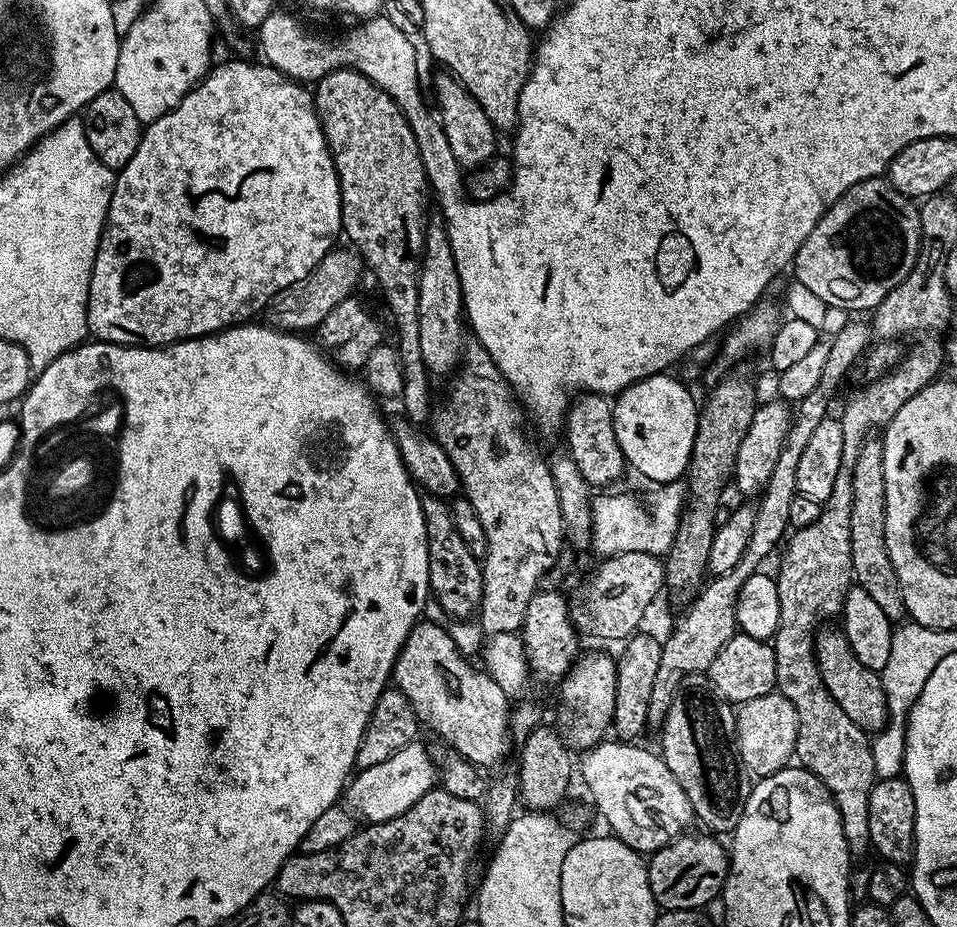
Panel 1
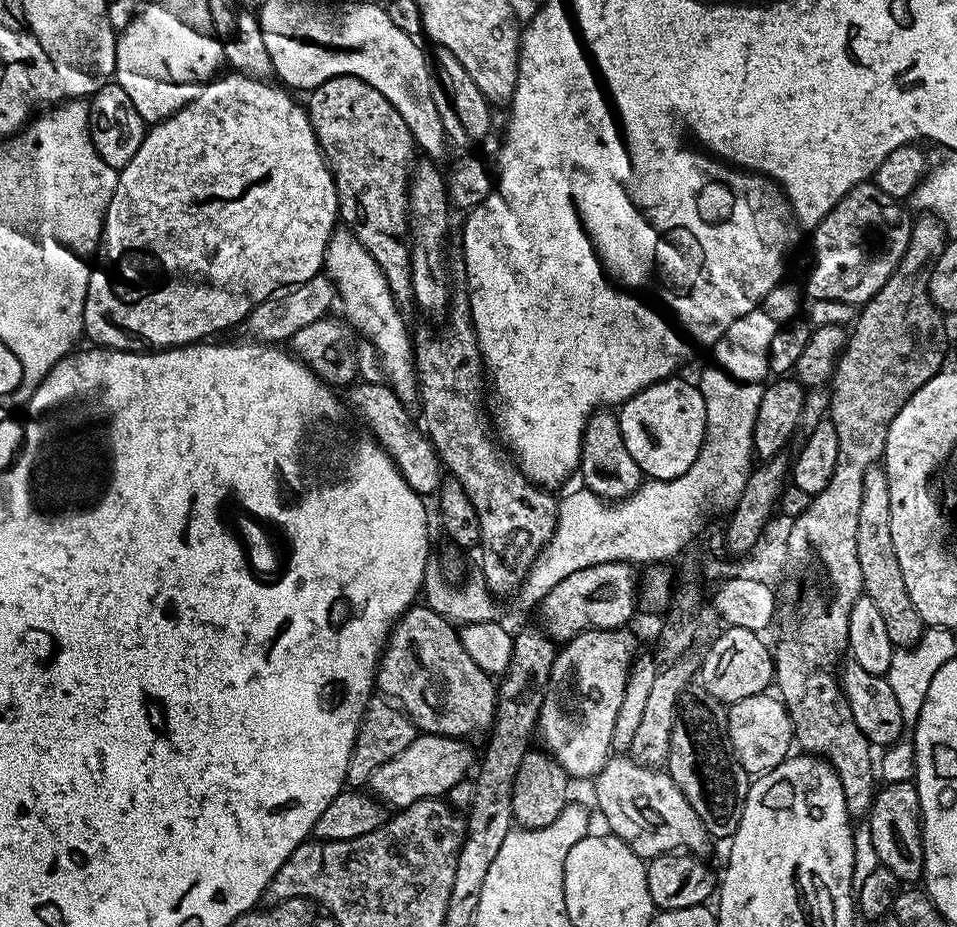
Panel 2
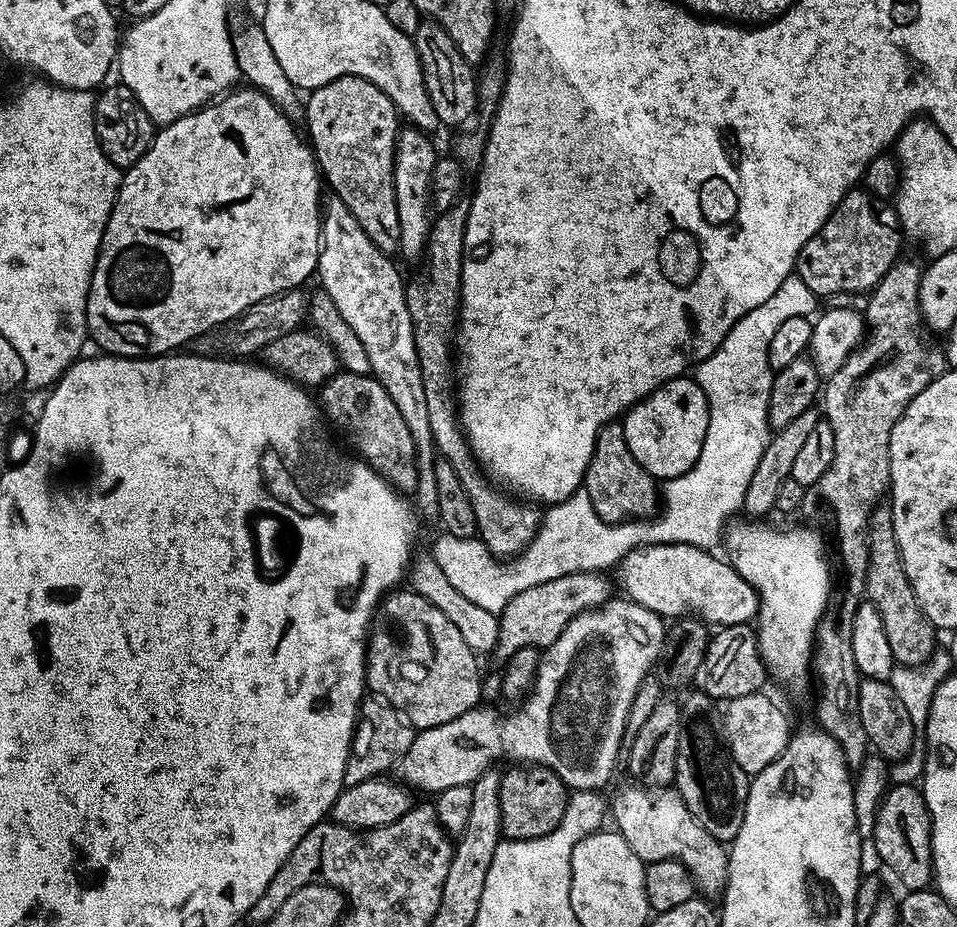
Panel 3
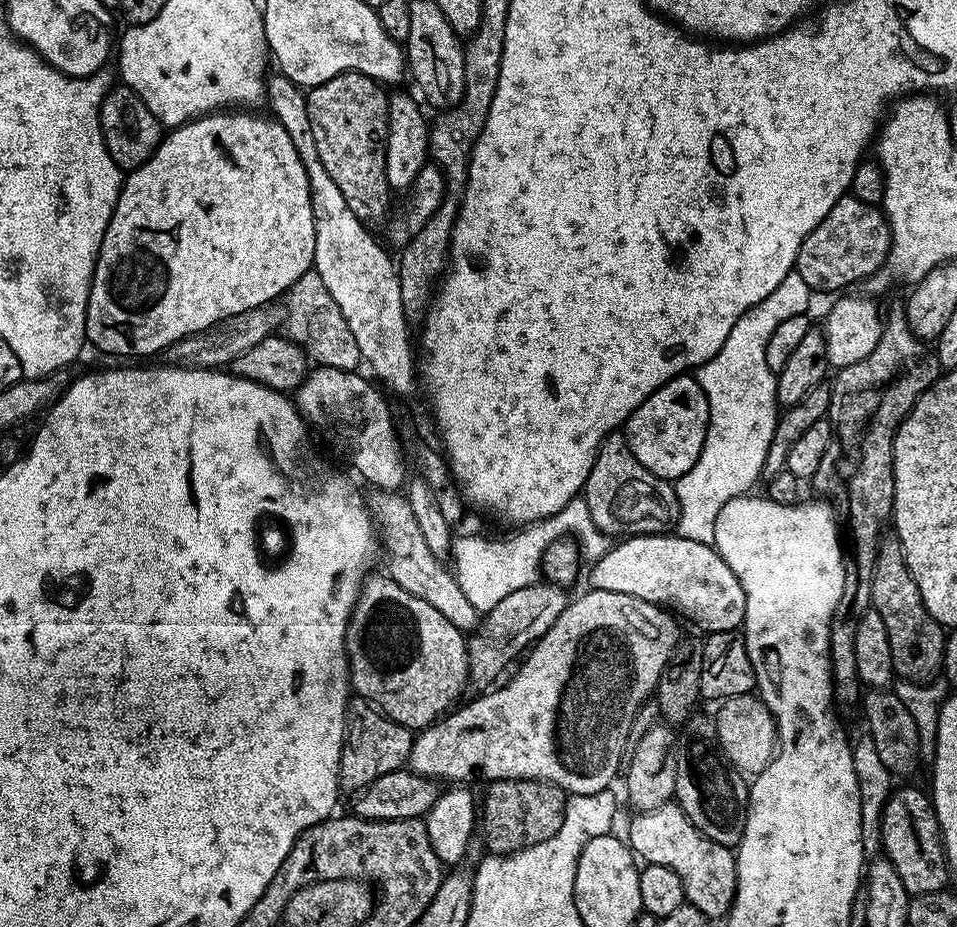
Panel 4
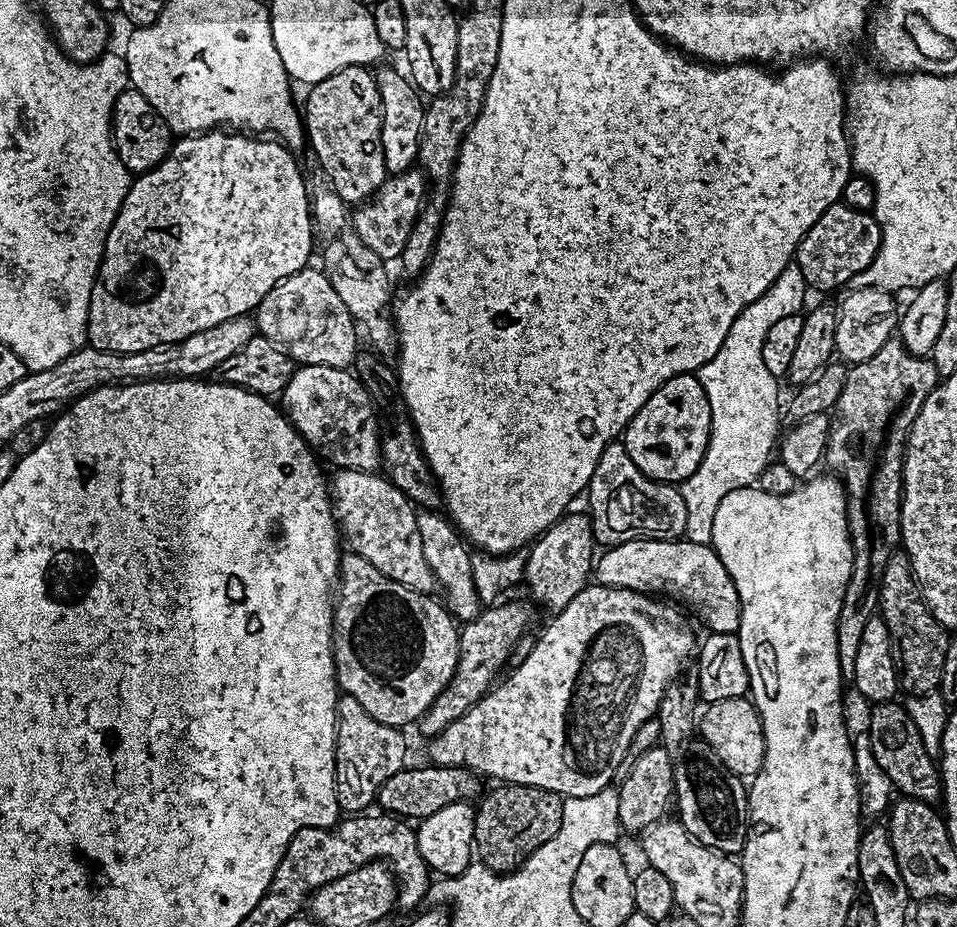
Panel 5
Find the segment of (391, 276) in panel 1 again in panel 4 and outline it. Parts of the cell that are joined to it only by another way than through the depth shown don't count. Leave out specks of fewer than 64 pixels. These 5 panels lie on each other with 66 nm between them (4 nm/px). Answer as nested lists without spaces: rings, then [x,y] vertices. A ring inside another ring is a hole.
[[[343,72],[311,89],[307,98],[310,130],[314,130],[314,146],[318,146],[318,158],[322,158],[326,174],[334,178],[350,210],[358,214],[363,224],[383,225],[389,215],[390,197],[386,182],[388,96],[385,89],[366,74]]]

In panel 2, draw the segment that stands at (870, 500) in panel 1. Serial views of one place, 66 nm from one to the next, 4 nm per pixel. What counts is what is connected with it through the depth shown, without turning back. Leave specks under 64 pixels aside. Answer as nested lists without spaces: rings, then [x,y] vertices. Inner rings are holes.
[[[880,466],[869,470],[862,486],[862,506],[858,509],[858,563],[862,570],[863,595],[868,596],[874,606],[878,606],[886,622],[886,634],[890,634],[890,642],[897,649],[909,648],[918,643],[926,625],[918,610],[914,610],[914,602],[910,602],[906,581],[902,578],[902,566],[898,566],[898,554],[894,554],[894,538],[890,538],[890,482]]]

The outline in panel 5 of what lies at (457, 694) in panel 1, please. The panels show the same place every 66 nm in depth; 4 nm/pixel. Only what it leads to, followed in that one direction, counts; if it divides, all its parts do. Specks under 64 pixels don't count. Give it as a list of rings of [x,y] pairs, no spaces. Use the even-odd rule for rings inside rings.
[[[348,554],[340,561],[340,574],[338,577],[338,595],[334,600],[332,613],[332,649],[334,650],[334,662],[336,663],[336,683],[343,695],[352,696],[370,714],[370,718],[378,718],[386,726],[394,726],[403,729],[404,724],[415,725],[430,710],[434,698],[442,694],[442,690],[450,682],[454,670],[458,666],[458,654],[460,653],[460,628],[453,619],[445,605],[439,599],[434,600],[431,595],[415,592],[401,582],[392,581],[381,570],[376,570],[366,558],[355,554]]]

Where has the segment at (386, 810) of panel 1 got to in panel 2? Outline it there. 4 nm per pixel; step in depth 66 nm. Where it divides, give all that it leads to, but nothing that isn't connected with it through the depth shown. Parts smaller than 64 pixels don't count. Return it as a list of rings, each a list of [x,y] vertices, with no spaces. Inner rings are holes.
[[[417,735],[416,740],[398,754],[398,758],[390,758],[386,766],[378,766],[378,770],[374,770],[367,787],[377,800],[388,806],[393,804],[396,810],[408,808],[419,800],[447,797],[450,789],[473,771],[472,748],[468,743],[467,739],[454,736]]]

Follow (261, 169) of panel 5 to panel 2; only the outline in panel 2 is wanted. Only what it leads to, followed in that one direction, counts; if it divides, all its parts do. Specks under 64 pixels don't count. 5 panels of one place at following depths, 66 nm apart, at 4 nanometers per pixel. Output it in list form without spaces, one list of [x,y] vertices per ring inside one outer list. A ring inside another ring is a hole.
[[[229,71],[225,74],[217,75],[215,80],[204,85],[200,92],[188,103],[185,108],[174,113],[173,116],[167,116],[159,124],[153,124],[145,131],[142,146],[138,146],[138,154],[130,158],[130,162],[122,169],[119,169],[116,178],[116,189],[114,198],[110,198],[110,206],[104,215],[104,230],[98,249],[98,255],[94,260],[94,267],[90,274],[90,282],[86,290],[86,302],[84,303],[84,336],[92,339],[91,343],[105,348],[118,348],[121,352],[142,352],[145,350],[167,350],[169,348],[179,348],[185,344],[195,344],[197,342],[207,341],[215,332],[220,332],[223,328],[232,328],[236,323],[247,321],[252,307],[266,299],[267,296],[274,296],[281,290],[287,290],[295,285],[306,282],[310,278],[321,275],[324,268],[324,255],[328,249],[328,239],[332,237],[333,232],[338,227],[338,205],[336,202],[336,184],[332,181],[332,172],[328,168],[328,162],[320,151],[320,144],[316,141],[316,135],[312,129],[312,123],[308,117],[308,109],[303,103],[295,100],[293,93],[287,87],[281,86],[276,82],[268,80],[256,80],[253,76],[244,76],[241,72]]]

